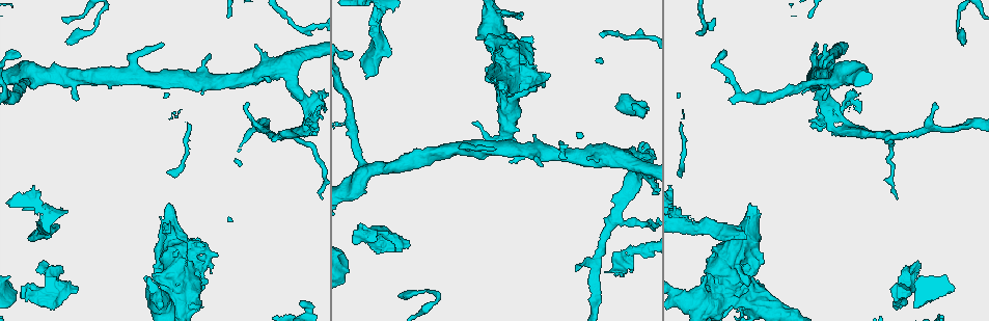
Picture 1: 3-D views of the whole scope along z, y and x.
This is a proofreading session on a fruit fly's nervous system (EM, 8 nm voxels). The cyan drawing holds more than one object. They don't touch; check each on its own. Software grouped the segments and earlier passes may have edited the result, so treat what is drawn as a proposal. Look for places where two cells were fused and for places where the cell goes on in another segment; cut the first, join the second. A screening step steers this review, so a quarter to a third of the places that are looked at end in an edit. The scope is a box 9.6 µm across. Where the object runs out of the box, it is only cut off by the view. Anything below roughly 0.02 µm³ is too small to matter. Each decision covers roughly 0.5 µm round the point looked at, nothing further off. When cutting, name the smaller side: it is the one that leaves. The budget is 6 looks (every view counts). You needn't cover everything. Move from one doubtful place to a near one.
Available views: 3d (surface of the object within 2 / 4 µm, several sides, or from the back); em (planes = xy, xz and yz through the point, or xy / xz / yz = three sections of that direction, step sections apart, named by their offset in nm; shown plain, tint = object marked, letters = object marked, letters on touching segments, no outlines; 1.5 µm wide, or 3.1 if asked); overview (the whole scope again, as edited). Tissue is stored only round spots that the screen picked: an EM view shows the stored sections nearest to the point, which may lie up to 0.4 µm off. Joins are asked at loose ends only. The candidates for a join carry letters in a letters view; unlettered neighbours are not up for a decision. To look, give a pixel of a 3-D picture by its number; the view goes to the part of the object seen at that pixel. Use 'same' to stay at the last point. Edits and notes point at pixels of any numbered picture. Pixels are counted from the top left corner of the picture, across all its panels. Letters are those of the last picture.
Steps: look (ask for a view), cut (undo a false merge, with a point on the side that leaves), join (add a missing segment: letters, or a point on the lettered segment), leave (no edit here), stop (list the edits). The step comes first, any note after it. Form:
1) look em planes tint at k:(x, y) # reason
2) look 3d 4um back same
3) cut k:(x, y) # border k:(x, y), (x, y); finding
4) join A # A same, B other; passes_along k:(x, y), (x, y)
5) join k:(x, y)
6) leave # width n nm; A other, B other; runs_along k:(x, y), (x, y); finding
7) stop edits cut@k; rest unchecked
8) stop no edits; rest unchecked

look em planes letters at 1:(936, 104) # branch stops here

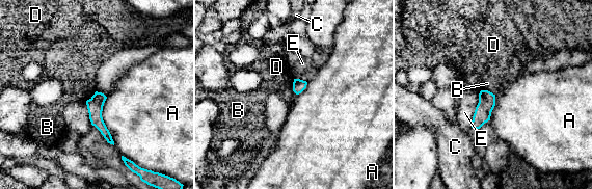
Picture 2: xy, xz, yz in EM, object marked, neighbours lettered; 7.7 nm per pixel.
leave # A other, B other, C other, D other, E other; runs_along 2:(97, 95), (97, 120), (109, 139); none of them fits

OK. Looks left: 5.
look 3d 4um at 1:(750, 204) # stops while still wide

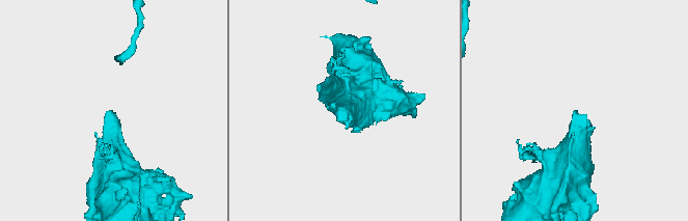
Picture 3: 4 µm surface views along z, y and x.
look em xy step 4 tint at 3:(106, 111)

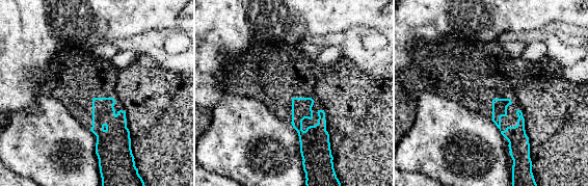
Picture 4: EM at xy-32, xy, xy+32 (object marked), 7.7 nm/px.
look em planes letters same # another direction

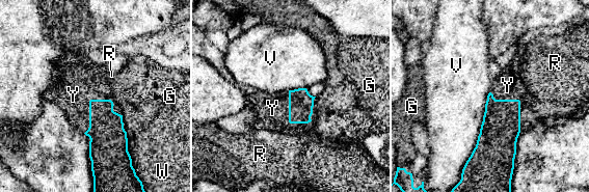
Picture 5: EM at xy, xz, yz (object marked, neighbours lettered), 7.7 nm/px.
join Y # G other, R other, V other, W other, Y same; passes_along 5:(300, 102), (289, 117), (272, 108); it goes on there

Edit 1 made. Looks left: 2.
stop edits join@5; rest unchecked

